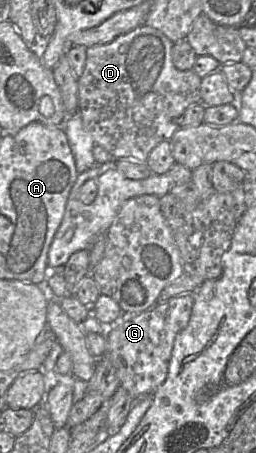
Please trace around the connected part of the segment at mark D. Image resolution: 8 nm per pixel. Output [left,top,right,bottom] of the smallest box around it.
[78,24,202,162]

